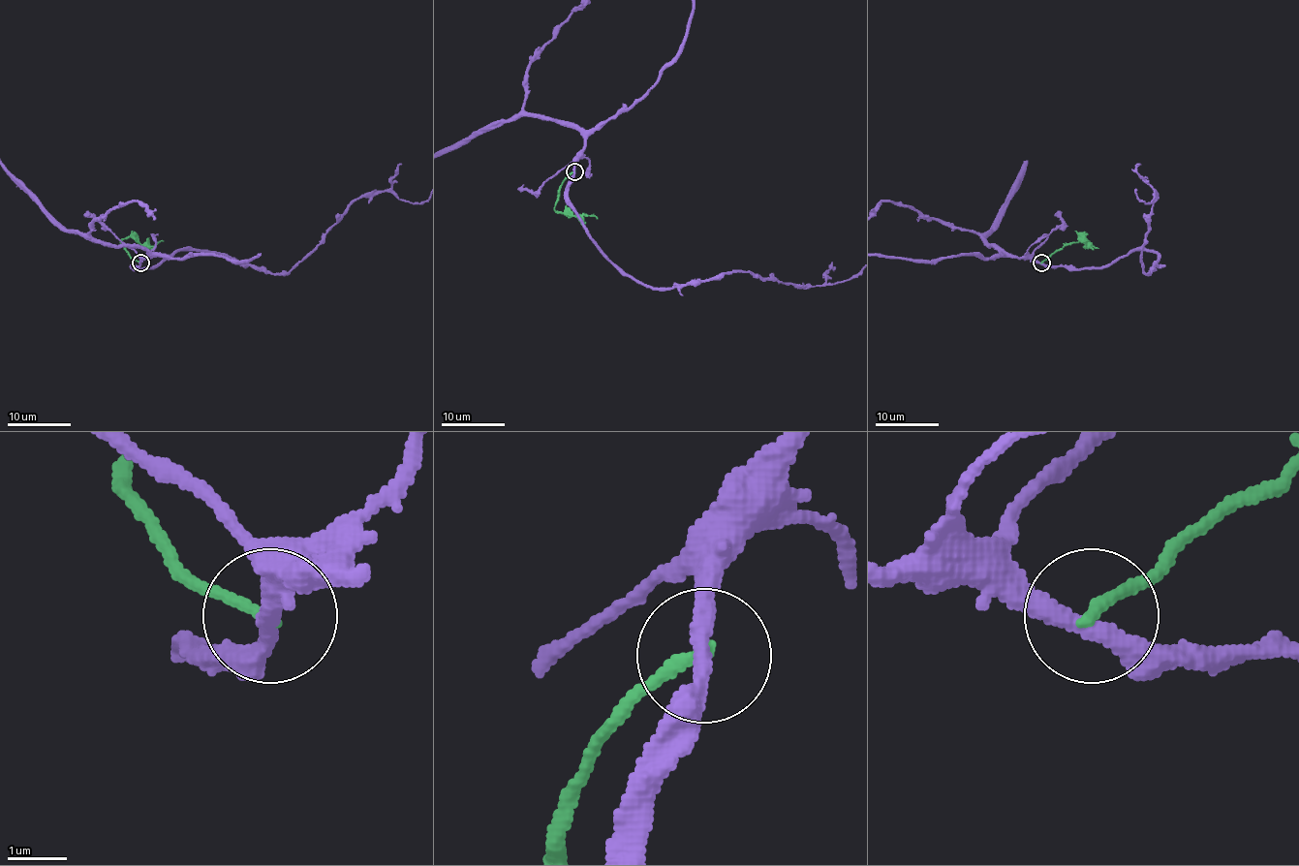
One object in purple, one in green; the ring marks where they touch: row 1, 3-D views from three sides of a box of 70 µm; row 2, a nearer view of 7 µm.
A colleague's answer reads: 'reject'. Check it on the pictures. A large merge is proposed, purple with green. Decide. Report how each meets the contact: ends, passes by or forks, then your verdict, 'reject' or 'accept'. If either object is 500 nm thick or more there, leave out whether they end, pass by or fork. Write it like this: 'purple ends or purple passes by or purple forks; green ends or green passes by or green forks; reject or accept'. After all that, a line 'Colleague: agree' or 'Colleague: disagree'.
purple passes by; green ends; reject
Colleague: agree

